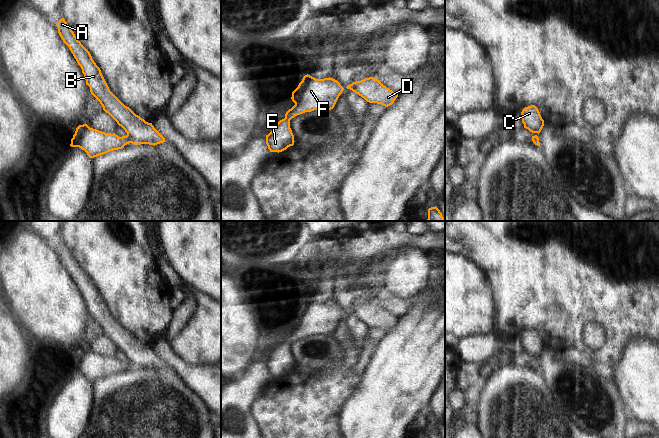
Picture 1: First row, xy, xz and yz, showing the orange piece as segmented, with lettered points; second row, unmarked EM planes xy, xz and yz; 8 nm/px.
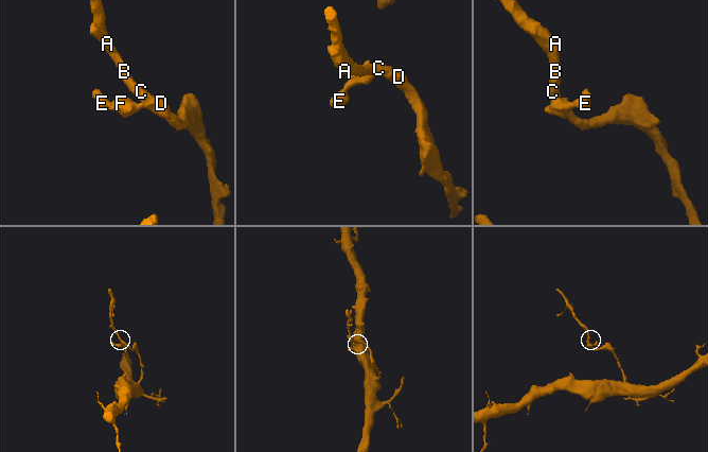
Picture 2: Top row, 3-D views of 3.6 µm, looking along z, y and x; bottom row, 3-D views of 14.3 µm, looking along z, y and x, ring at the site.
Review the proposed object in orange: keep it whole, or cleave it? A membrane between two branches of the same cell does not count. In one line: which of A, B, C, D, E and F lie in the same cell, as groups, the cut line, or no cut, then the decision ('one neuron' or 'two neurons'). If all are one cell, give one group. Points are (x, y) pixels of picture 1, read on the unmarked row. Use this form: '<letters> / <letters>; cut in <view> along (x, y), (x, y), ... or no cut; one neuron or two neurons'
A B C D / E F; cut in xy along (126, 359), (129, 366); two neurons

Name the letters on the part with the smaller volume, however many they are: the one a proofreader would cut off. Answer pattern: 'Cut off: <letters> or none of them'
Cut off: E, F

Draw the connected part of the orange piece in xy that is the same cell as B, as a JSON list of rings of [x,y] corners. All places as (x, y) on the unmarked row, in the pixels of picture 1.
[[[60,243],[56,250],[61,263],[69,271],[81,291],[86,309],[90,311],[91,318],[100,326],[103,334],[125,354],[129,367],[155,370],[166,366],[165,362],[154,352],[152,347],[148,347],[136,339],[110,315],[100,292],[92,283],[90,276],[77,263],[65,243]]]

